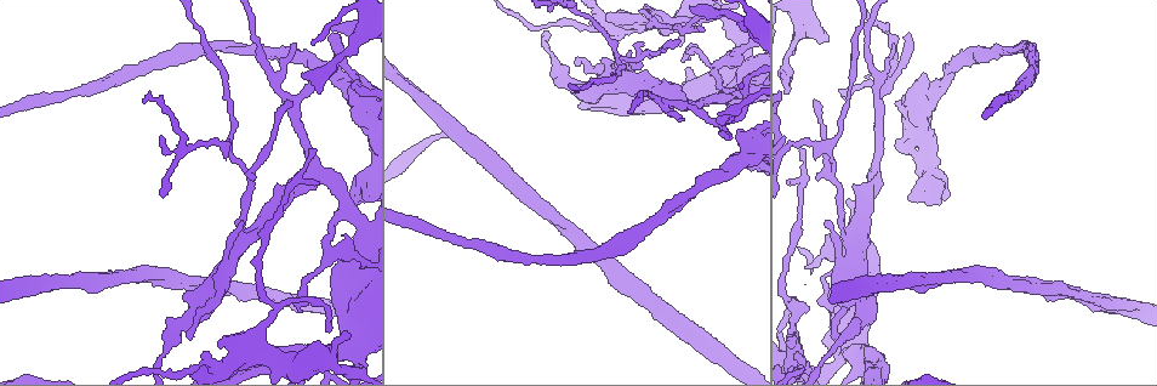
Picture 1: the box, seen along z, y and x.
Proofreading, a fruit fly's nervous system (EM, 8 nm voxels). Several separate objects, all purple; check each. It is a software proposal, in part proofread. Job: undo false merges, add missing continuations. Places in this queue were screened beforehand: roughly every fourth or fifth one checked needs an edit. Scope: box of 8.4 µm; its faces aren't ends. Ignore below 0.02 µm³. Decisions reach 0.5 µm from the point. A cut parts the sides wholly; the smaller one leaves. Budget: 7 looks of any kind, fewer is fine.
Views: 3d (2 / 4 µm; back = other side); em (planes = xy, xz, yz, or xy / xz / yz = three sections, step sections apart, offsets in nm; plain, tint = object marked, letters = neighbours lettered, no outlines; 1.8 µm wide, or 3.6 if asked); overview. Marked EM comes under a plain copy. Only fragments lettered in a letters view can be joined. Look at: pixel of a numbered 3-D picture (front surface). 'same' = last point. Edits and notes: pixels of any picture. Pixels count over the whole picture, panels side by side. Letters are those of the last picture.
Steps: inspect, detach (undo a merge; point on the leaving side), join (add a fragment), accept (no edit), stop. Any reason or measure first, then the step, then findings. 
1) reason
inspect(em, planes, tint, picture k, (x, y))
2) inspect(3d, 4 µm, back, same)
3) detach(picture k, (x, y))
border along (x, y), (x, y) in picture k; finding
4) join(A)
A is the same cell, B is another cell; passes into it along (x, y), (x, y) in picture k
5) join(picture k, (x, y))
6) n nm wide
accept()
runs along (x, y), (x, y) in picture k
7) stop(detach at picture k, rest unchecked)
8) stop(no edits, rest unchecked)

three-way junction
inspect(em, planes, letters, picture 1, (295, 105))

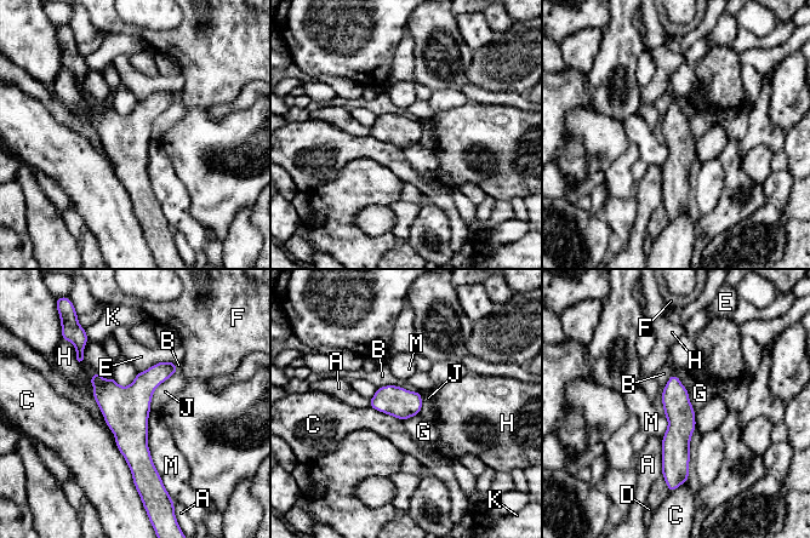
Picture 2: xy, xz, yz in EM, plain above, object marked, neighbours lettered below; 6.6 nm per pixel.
accept()
A, B, C, D, E, F, G, H, J, K and M are other cells; runs along (166, 364), (136, 398), (141, 478) in picture 2; all the same neuron

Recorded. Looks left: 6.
an open end
inspect(em, planes, letters, picture 1, (724, 135))

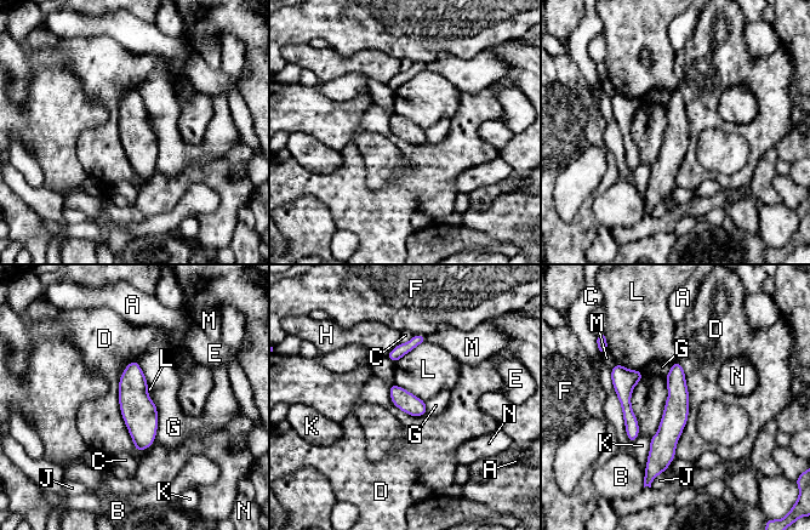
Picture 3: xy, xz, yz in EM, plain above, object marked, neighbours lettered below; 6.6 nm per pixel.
140 nm wide
accept()
A, B, C, D, E, F, G, H, J, K, L, M and N are other cells; border along (616, 363), (642, 374), (640, 432) in picture 3; none of them fits

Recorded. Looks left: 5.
side arm on a straight run
inspect(em, planes, tint, picture 1, (853, 238))

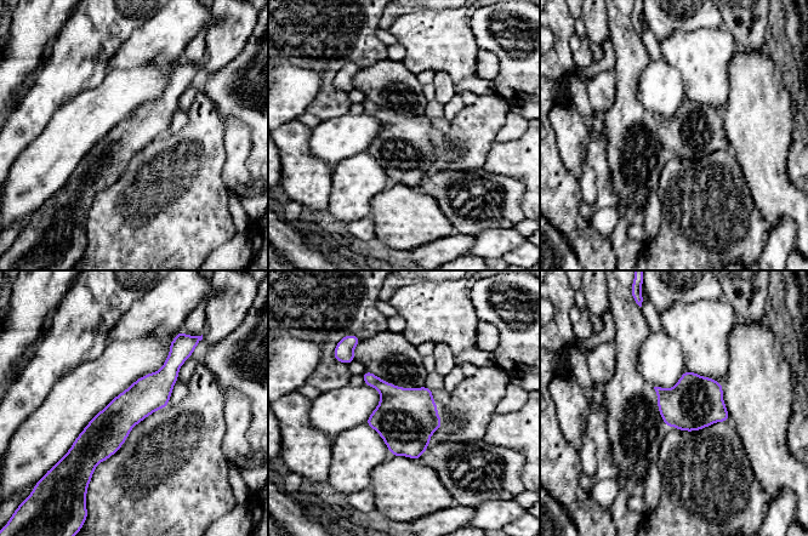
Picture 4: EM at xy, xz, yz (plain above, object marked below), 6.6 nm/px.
inspect(em, planes, letters, same)

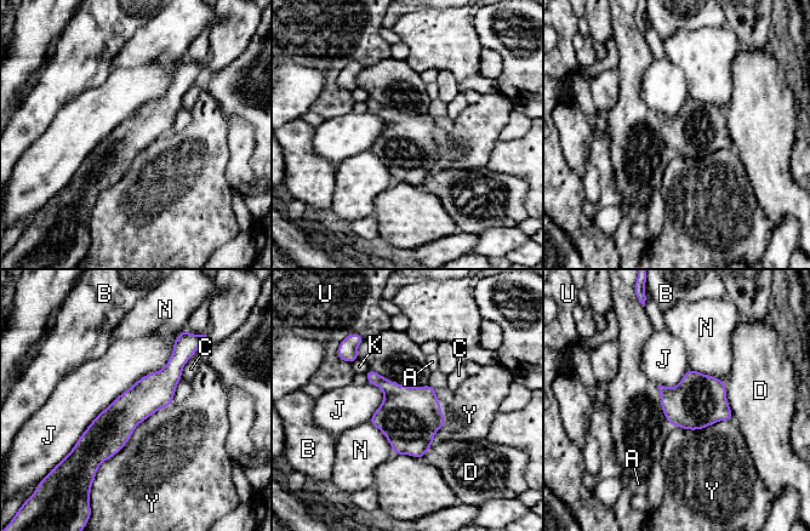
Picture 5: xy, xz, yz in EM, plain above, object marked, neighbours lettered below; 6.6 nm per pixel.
accept()
A, B, C, D, J, K, N, U and Y are other cells; runs along (182, 349), (90, 461) in picture 5; continuous, no second neuron

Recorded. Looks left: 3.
stop(no edits, rest unchecked)

